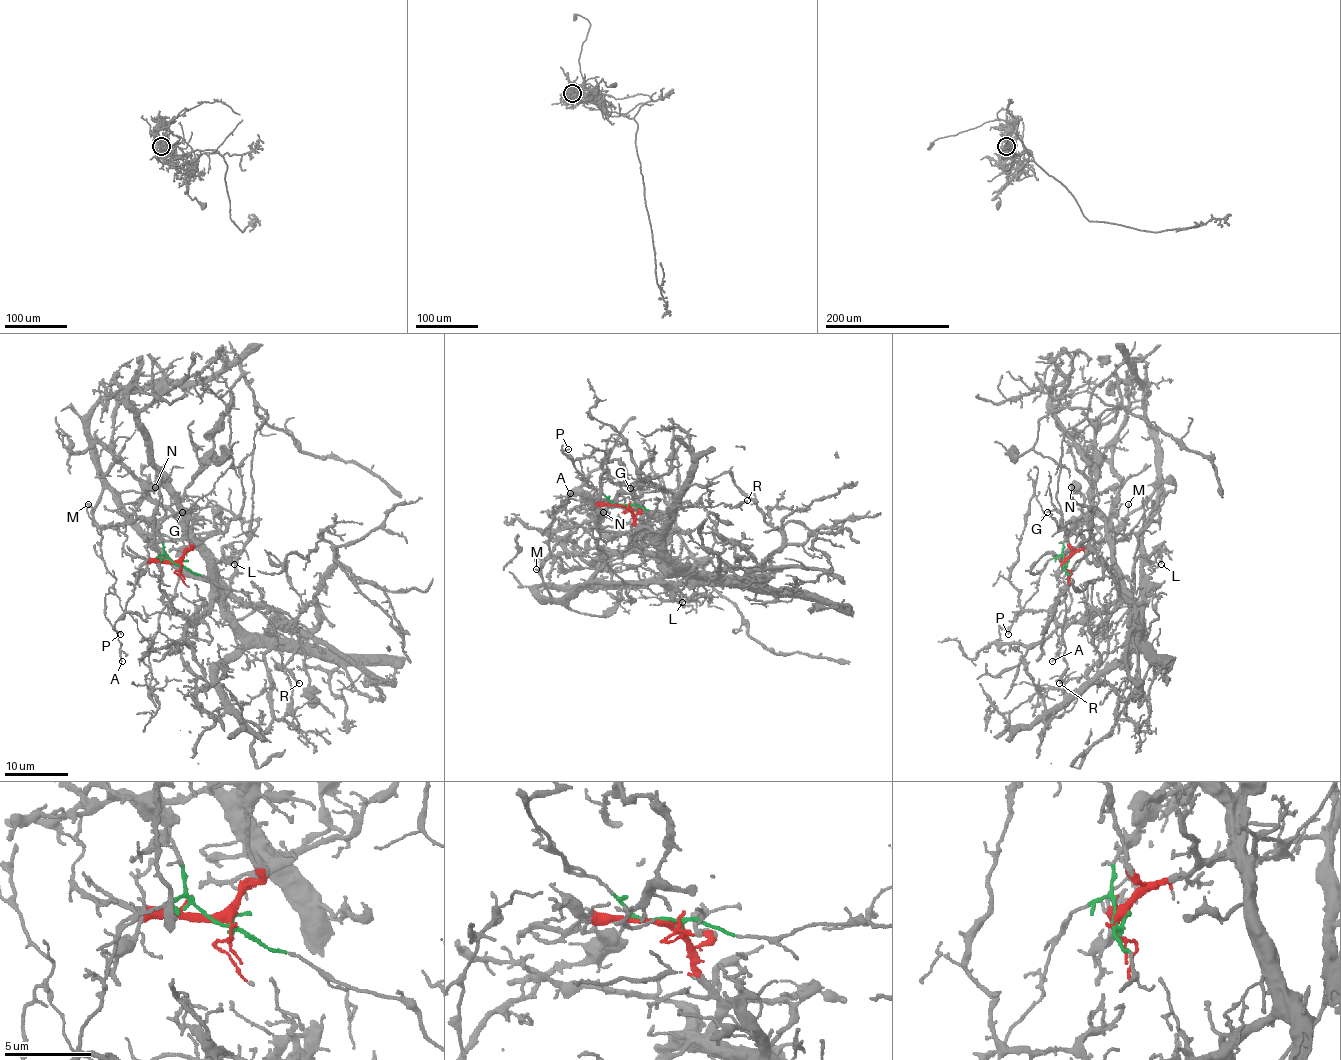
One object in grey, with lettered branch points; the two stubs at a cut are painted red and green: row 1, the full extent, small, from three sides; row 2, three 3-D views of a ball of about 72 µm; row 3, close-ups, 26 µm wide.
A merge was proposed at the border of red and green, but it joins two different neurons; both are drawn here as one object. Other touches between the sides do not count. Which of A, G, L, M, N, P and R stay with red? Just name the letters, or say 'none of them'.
G, L

